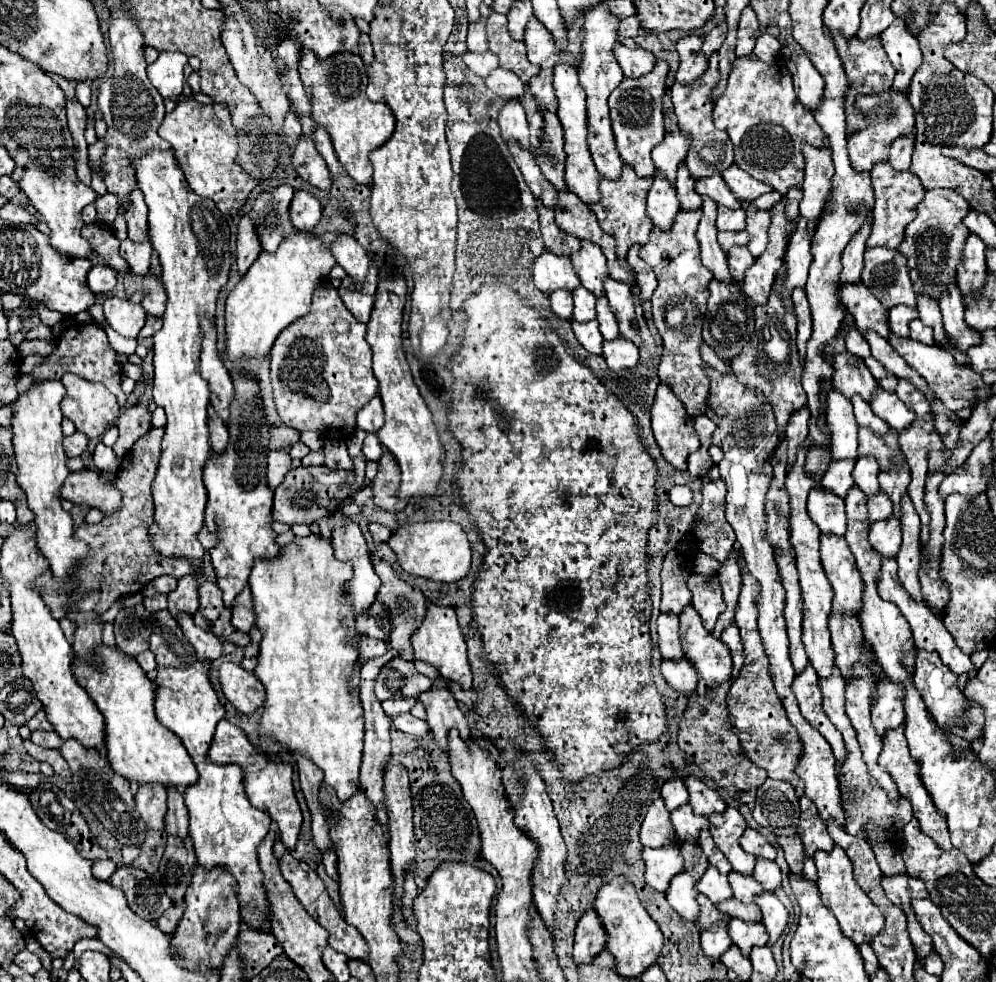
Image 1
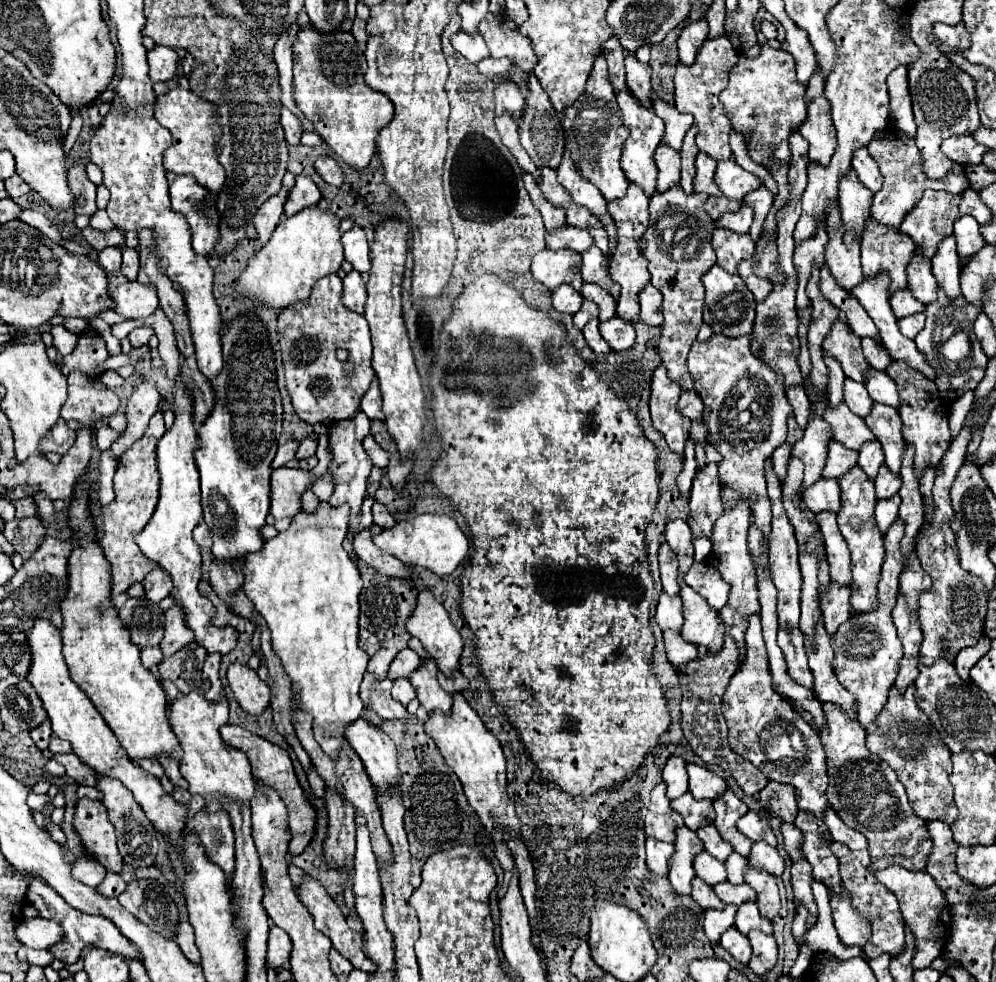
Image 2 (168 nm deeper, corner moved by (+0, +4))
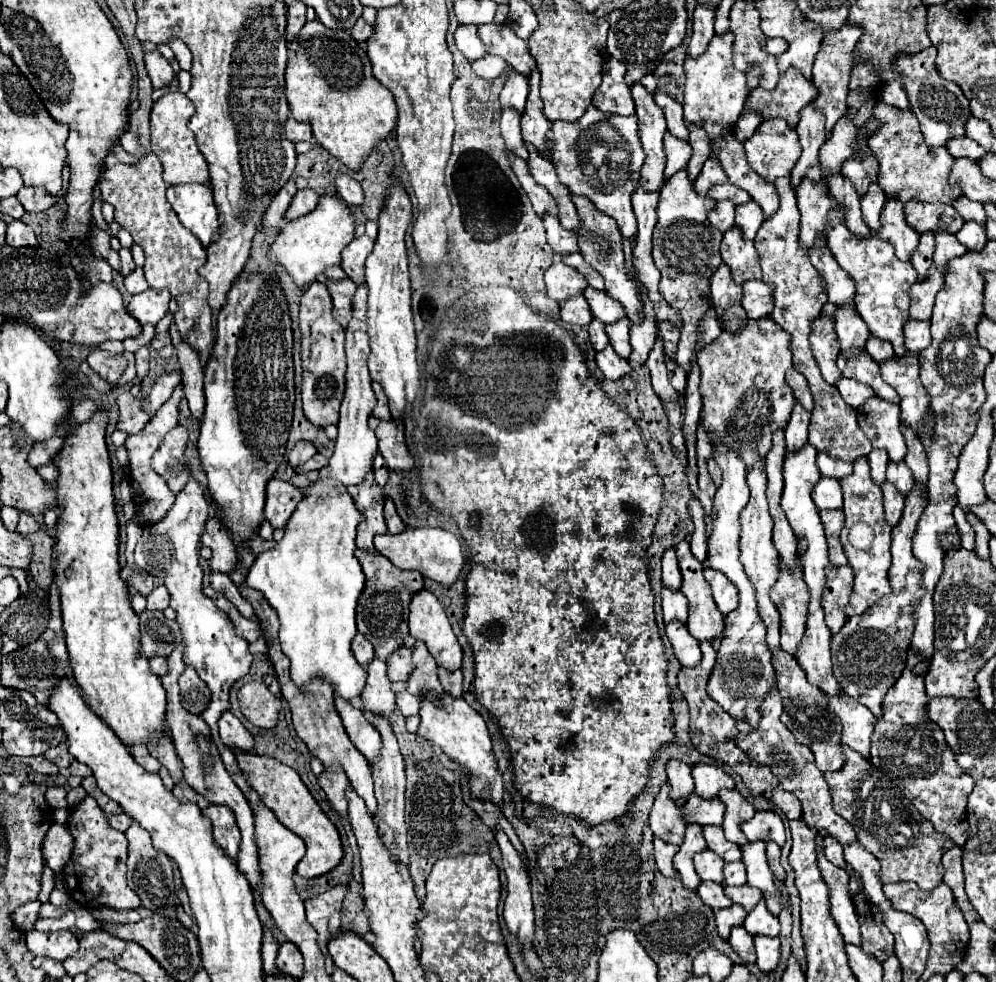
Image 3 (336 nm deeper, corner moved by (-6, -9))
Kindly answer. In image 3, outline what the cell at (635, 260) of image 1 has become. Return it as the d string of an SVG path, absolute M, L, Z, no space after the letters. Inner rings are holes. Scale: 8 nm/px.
M659 321L659 333L661 333L661 339L663 339L663 347L665 347L667 357L673 359L675 345L679 341L679 329L671 321Z

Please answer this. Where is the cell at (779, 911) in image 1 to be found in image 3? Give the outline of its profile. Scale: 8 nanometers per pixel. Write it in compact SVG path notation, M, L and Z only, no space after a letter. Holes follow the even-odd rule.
M757 841L757 843L743 845L741 853L743 853L743 863L747 867L747 883L751 887L761 889L767 909L773 915L779 915L781 913L781 891L775 883L775 875L771 873L769 865L767 865L765 843Z

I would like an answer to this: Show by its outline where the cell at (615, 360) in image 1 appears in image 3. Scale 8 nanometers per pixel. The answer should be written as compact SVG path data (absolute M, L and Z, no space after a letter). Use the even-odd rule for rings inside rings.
M627 317L619 319L615 325L607 325L605 331L609 335L609 341L615 349L615 353L623 359L627 359L631 355L631 343L629 343L629 325L631 321Z

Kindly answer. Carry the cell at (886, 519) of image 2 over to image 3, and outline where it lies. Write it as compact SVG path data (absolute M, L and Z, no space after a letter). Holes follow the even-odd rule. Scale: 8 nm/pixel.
M881 485L883 491L883 499L885 499L885 519L891 527L895 527L901 519L903 507L905 507L905 497L901 493L897 493L897 489L891 489L891 485Z

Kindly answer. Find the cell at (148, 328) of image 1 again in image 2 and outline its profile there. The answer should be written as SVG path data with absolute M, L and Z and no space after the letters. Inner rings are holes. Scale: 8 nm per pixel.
M141 326L141 328L131 330L127 338L129 338L129 342L131 342L133 348L141 348L141 346L145 346L145 344L149 342L151 336L153 336L153 328L149 328L149 326Z

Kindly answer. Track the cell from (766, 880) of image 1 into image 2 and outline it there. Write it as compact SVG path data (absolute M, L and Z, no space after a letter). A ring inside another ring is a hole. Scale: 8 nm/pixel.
M759 840L753 844L751 848L751 856L749 856L749 862L757 868L757 870L765 870L773 876L781 876L783 870L785 870L785 864L783 864L783 858L779 856L779 852L765 844L765 840Z

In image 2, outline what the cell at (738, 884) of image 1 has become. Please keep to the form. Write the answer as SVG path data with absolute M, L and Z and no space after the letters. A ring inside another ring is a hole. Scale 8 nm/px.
M731 852L731 856L725 860L725 866L727 866L727 880L733 884L741 884L745 876L745 868L747 868L745 856Z

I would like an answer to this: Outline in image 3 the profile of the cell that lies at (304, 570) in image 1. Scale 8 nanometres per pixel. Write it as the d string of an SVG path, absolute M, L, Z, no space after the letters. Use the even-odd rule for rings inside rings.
M319 479L309 485L303 501L297 505L291 521L285 527L285 535L281 541L275 543L269 551L261 553L249 569L247 585L261 591L267 603L279 615L279 639L283 653L291 659L291 679L305 687L315 679L323 679L329 683L339 697L349 703L361 701L361 693L367 683L367 671L361 667L351 653L351 641L357 635L357 601L365 587L365 575L361 571L359 561L355 559L355 533L357 525L363 521L363 515L351 501L351 495L345 491L343 485L331 479Z

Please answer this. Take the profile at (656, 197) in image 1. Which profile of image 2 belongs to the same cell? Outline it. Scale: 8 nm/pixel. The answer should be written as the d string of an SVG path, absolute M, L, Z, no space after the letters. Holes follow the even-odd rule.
M659 144L657 152L655 152L655 162L657 162L657 168L659 168L657 192L665 192L673 184L677 184L681 156L679 156L679 152L673 152L673 148L669 148L667 144Z

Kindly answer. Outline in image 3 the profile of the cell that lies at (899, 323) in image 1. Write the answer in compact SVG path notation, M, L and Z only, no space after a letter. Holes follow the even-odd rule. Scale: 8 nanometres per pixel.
M931 267L927 281L911 285L909 319L917 319L917 321L931 319L931 313L935 307L935 295L941 289L941 285L943 285L943 273L939 273L939 269L935 269L935 267Z

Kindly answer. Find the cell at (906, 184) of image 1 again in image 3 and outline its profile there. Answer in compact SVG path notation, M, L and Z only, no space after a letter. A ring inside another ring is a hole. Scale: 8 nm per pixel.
M877 101L875 117L879 117L885 127L879 133L875 133L875 137L871 137L869 149L879 163L877 183L881 185L881 189L885 191L889 201L901 201L901 203L933 201L933 203L951 205L955 199L959 199L959 195L963 195L959 183L957 185L949 183L949 175L951 175L955 157L951 157L945 147L927 149L923 135L919 131L917 117L911 111L899 113L899 109L895 109L883 101Z

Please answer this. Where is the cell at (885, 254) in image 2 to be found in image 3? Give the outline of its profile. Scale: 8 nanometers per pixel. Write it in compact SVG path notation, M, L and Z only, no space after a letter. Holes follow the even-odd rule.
M887 203L881 213L881 223L883 225L875 231L875 235L895 247L895 257L899 261L909 261L919 245L919 233L903 221L903 209Z

